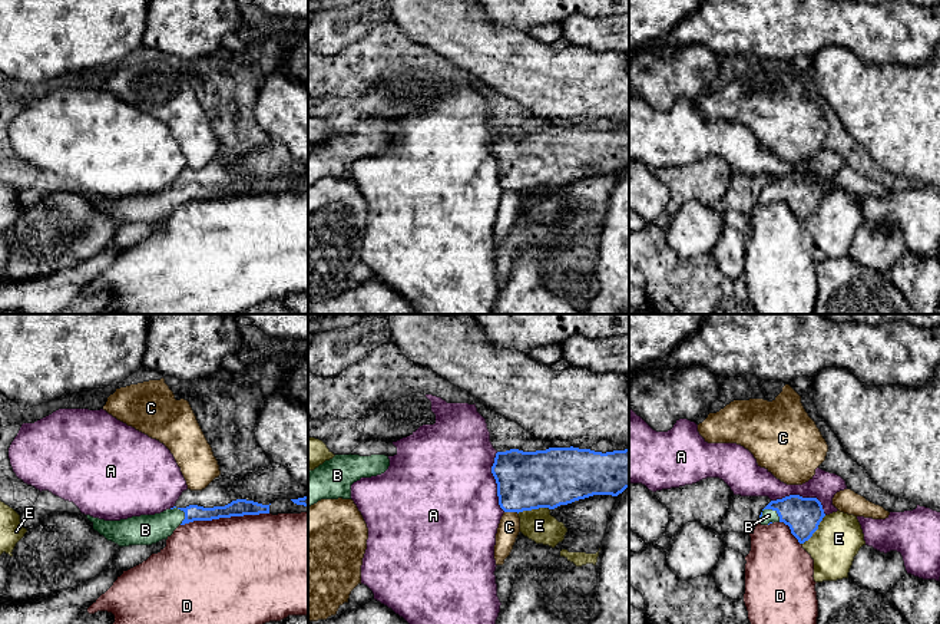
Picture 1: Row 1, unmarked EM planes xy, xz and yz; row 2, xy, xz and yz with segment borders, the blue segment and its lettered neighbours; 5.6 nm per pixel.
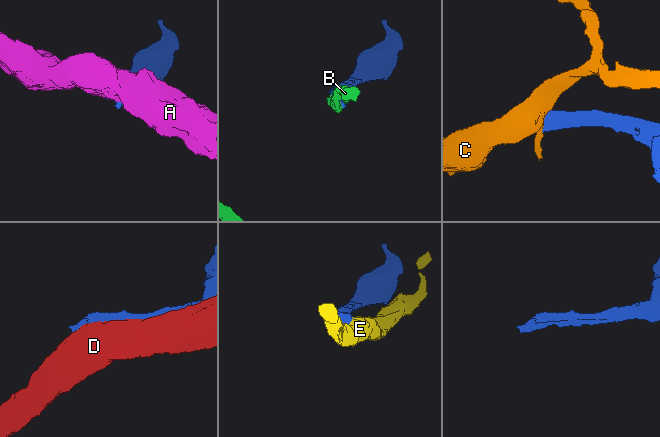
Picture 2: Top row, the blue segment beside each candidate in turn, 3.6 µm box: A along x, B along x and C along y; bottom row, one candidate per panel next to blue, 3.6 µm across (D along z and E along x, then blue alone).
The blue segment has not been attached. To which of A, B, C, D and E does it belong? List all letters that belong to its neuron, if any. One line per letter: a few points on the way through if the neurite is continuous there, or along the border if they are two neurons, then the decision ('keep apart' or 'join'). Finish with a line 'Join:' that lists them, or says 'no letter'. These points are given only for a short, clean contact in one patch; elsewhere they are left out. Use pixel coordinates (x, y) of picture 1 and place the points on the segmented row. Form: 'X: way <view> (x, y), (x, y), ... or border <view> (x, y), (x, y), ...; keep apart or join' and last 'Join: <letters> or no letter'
A: keep apart
B: way yz (803, 515), (791, 509), (774, 509), (768, 515); join
C: border xz (505, 511), (515, 511), (518, 514); keep apart
D: keep apart
E: keep apart
Join: B

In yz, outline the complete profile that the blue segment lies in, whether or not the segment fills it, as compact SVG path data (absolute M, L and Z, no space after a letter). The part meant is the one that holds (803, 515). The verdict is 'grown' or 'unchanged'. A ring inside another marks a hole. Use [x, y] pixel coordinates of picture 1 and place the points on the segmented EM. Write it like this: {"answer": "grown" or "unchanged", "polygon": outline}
{"answer": "grown", "polygon": "M790 495L771 501L759 515L761 525L784 522L800 544L808 541L818 529L825 516L821 502L817 498Z"}

